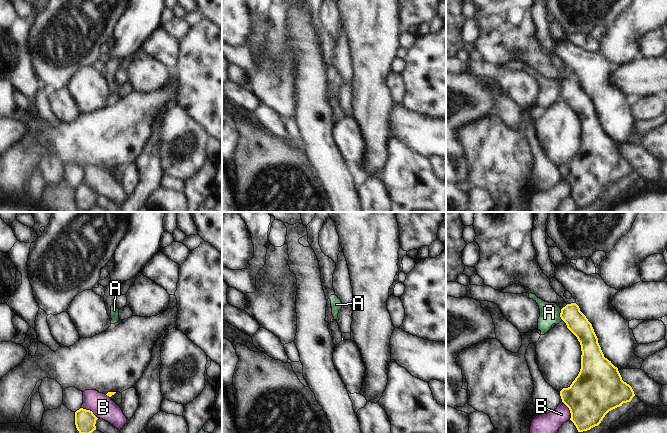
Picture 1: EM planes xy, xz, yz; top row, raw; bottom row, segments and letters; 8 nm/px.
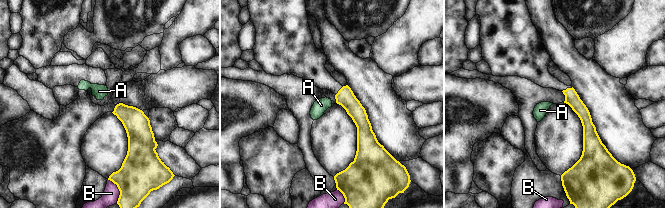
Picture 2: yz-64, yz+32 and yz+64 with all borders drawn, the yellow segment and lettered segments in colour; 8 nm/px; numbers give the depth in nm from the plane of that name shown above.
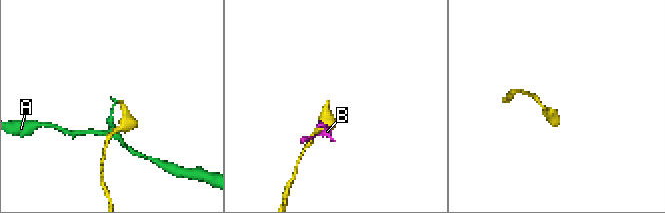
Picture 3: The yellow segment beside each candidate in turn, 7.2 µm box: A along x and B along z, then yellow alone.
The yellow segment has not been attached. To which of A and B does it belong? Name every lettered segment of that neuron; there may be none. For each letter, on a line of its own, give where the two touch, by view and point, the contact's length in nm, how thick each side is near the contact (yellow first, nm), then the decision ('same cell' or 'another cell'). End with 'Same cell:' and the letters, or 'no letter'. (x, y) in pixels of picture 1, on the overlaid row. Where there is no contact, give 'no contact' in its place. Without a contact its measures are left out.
A: yz (560, 314) | 90 nm | 170/160 nm | another cell
B: yz (569, 409) | 170 nm | 380/160 nm | another cell
Same cell: no letter

